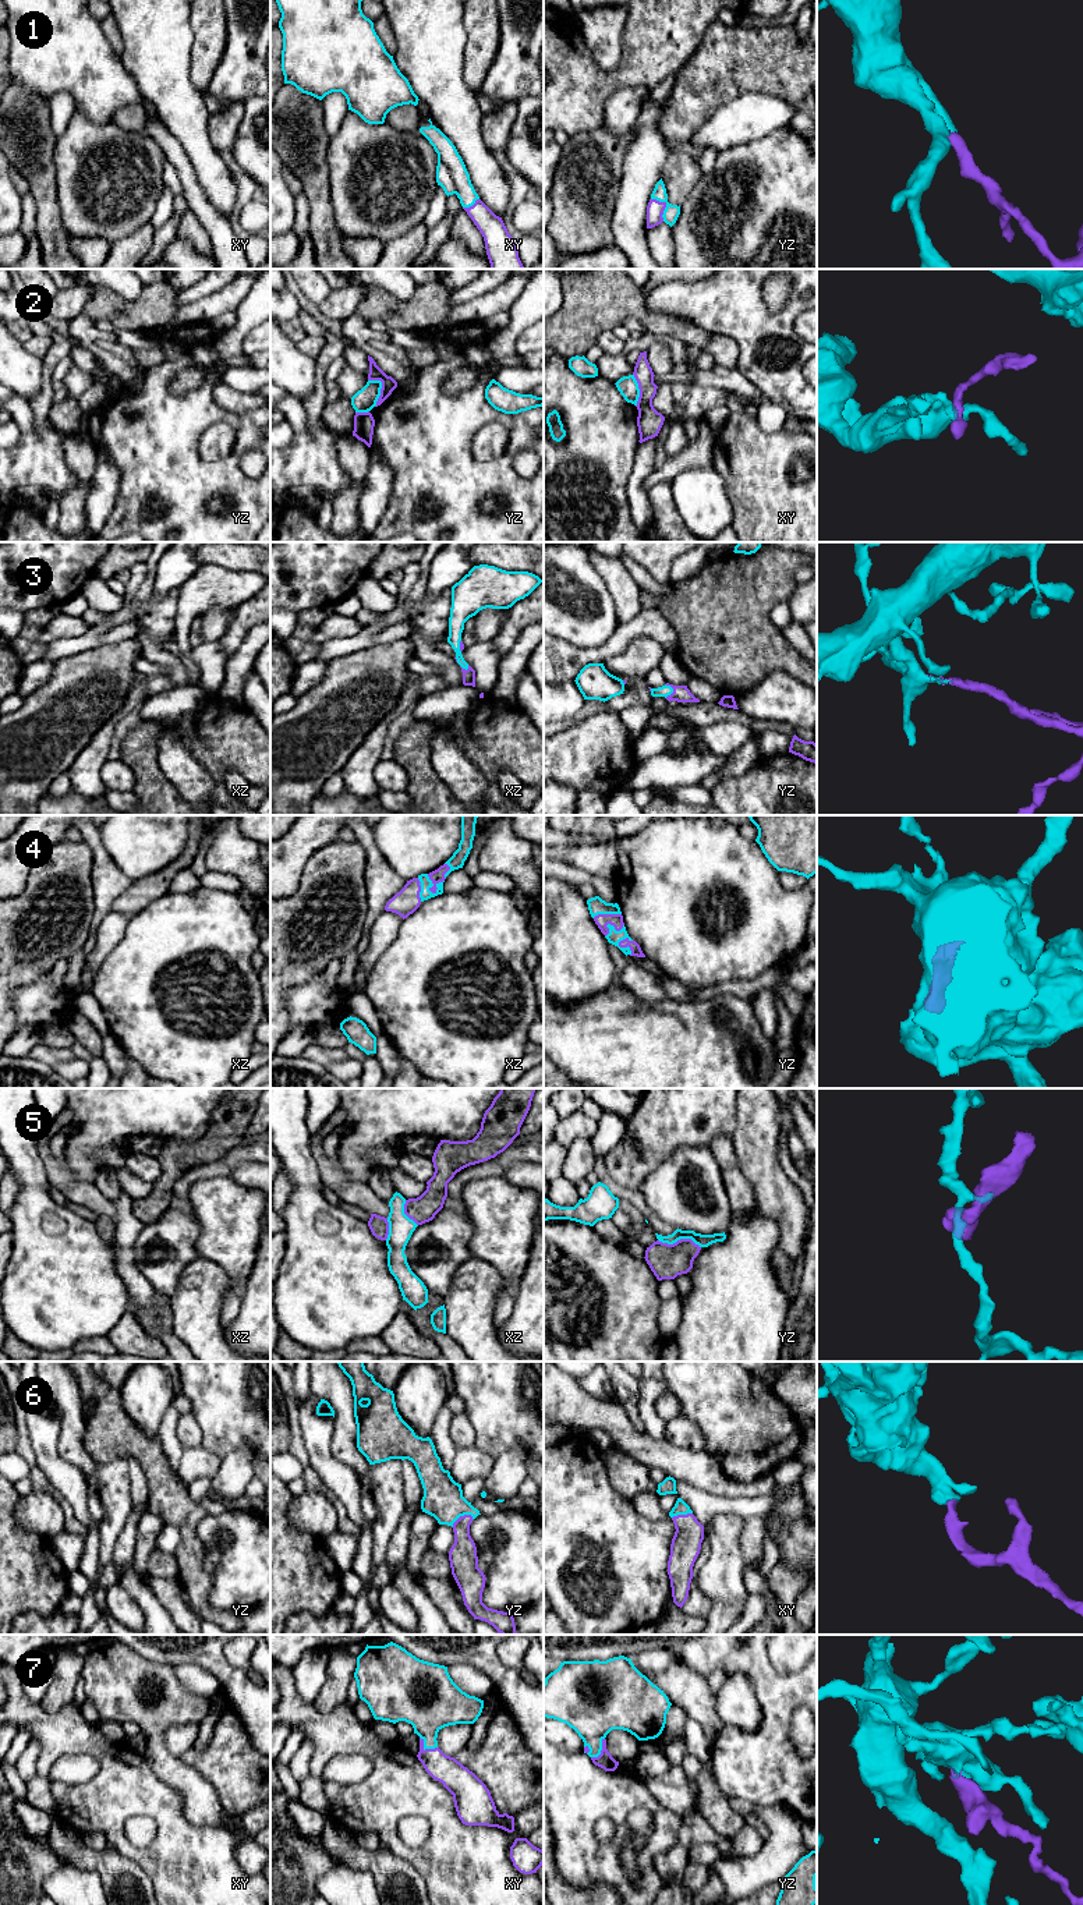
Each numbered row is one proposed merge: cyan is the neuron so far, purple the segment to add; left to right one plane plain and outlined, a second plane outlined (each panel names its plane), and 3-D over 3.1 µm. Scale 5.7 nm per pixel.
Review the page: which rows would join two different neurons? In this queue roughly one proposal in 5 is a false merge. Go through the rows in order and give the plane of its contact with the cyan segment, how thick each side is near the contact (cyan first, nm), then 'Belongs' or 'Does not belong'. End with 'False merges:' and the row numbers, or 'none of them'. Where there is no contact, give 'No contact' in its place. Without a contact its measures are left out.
1: Touches cyan in yz. Thickness 90 nm (cyan) against 100 nm. Belongs
2: Touches cyan in yz. Thickness 140 nm (cyan) against 80 nm. Does not belong
3: Touches cyan in yz. Thickness 70 nm (cyan) against 100 nm. Belongs
4: Touches cyan in xz. Thickness 70 nm (cyan) against 80 nm. Belongs
5: Touches cyan in yz. Thickness 80 nm (cyan) against 200 nm. Does not belong
6: Touches cyan in yz. Thickness 220 nm (cyan) against 160 nm. Belongs
7: Touches cyan in xy. Thickness 300 nm (cyan) against 170 nm. Belongs
False merges: 2, 5

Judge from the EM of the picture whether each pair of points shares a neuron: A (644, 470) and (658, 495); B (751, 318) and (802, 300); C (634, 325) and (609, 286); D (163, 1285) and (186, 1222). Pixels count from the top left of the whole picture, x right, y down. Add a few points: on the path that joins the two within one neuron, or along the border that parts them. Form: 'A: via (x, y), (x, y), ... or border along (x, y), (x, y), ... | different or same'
A: border along (647, 491), (653, 513), (651, 523) | different
B: via (764, 318), (784, 318), (789, 312) | same
C: border along (620, 324), (627, 318), (636, 318), (647, 330) | different
D: via (166, 1270), (177, 1259), (179, 1238) | same

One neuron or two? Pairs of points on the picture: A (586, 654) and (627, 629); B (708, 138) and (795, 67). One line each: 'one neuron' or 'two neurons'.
A: one neuron
B: two neurons

